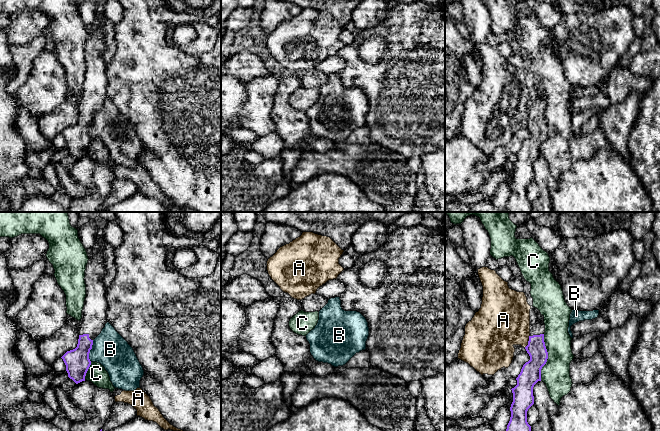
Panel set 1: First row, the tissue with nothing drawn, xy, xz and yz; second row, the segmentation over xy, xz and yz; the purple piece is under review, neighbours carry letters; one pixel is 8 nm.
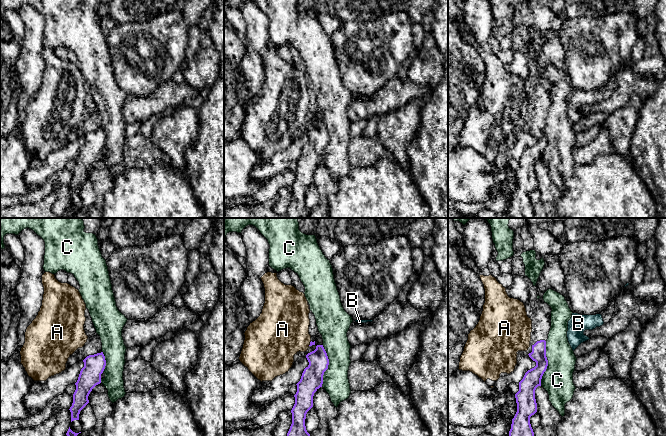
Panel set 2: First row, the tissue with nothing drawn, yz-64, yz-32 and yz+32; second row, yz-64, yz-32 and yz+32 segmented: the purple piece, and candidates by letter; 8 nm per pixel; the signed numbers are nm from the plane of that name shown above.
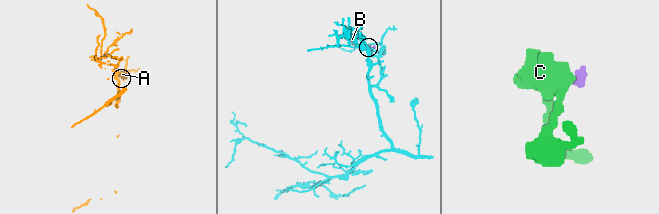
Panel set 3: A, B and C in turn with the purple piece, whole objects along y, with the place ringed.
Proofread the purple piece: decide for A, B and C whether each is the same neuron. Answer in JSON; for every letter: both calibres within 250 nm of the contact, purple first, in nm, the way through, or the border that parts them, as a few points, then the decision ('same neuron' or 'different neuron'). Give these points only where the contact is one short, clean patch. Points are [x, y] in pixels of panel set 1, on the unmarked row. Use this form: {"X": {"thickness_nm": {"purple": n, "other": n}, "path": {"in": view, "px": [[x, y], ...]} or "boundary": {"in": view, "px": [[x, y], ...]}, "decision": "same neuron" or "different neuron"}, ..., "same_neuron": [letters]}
{"A": {"thickness_nm": {"purple": 160, "other": 420}, "boundary": {"in": "yz", "px": [[529, 111], [529, 116], [524, 123]]}, "decision": "different neuron"}, "B": {"thickness_nm": {"purple": 200, "other": 280}, "boundary": {"in": "xy", "px": [[93, 116], [89, 129], [90, 137]]}, "decision": "different neuron"}, "C": {"thickness_nm": {"purple": 170, "other": 220}, "boundary": {"in": "yz", "px": [[544, 110], [547, 137], [541, 145], [540, 156]]}, "decision": "different neuron"}, "same_neuron": []}

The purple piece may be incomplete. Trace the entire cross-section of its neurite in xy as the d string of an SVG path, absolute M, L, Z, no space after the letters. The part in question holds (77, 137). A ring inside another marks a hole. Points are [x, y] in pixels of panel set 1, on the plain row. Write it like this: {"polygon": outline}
{"polygon": "M100 14L93 22L93 34L88 36L85 46L86 73L82 86L77 123L67 127L61 134L66 141L68 153L76 160L85 157L86 149L91 141L89 129L93 116L101 109L108 98L106 86L106 66L103 56L107 51L104 41L103 25L105 17Z"}

